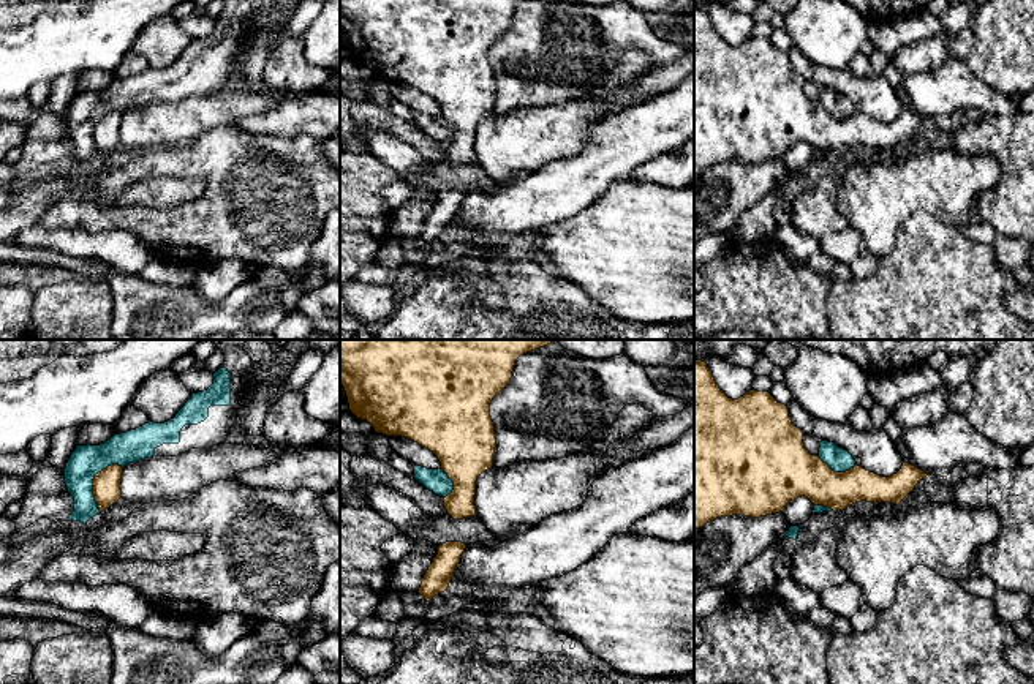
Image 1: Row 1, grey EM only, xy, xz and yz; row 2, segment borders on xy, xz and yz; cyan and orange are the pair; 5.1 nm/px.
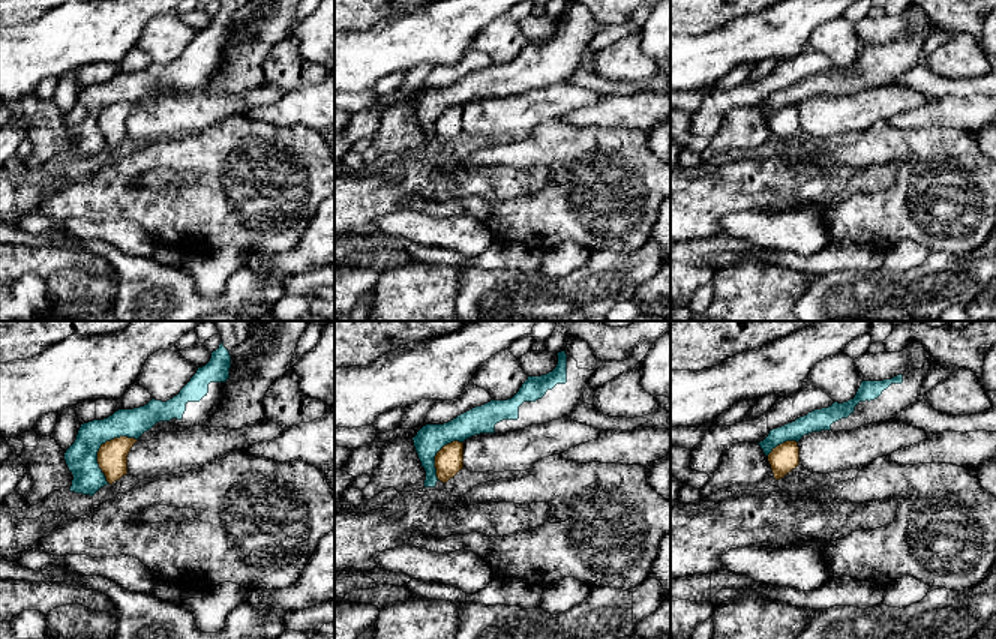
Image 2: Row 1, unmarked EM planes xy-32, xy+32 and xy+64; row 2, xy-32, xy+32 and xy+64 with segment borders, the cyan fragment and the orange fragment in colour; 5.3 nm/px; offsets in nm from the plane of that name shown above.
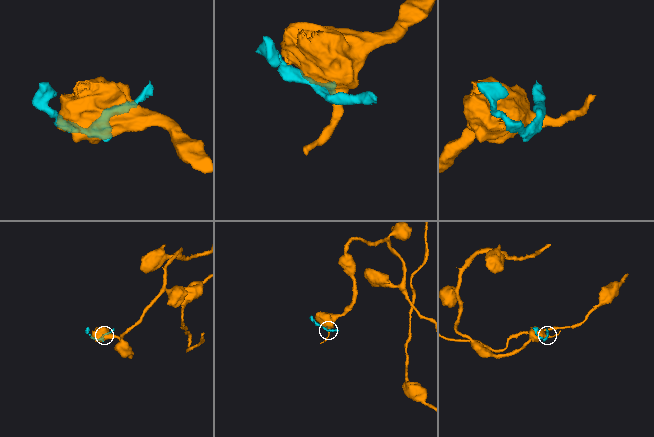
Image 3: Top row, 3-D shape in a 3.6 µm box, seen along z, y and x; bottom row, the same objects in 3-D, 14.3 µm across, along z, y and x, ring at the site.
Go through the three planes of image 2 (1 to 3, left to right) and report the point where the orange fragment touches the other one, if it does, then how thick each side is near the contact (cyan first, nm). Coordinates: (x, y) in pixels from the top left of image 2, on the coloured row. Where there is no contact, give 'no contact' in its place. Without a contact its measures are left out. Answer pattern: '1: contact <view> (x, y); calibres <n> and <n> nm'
1: contact xy-32 (99, 447); calibres 180 and 160 nm
2: contact xy+32 (435, 455); calibres 160 and 160 nm
3: contact xy+64 (782, 443); calibres 120 and 150 nm

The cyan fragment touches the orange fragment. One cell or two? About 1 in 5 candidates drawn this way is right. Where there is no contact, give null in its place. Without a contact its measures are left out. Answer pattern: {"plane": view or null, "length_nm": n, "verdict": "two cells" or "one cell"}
{"plane": "xy", "length_nm": 260, "verdict": "two cells"}

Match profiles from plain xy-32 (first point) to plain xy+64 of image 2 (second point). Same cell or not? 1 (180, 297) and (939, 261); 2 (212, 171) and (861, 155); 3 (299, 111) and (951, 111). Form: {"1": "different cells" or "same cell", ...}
{"1": "same cell", "2": "same cell", "3": "same cell"}

